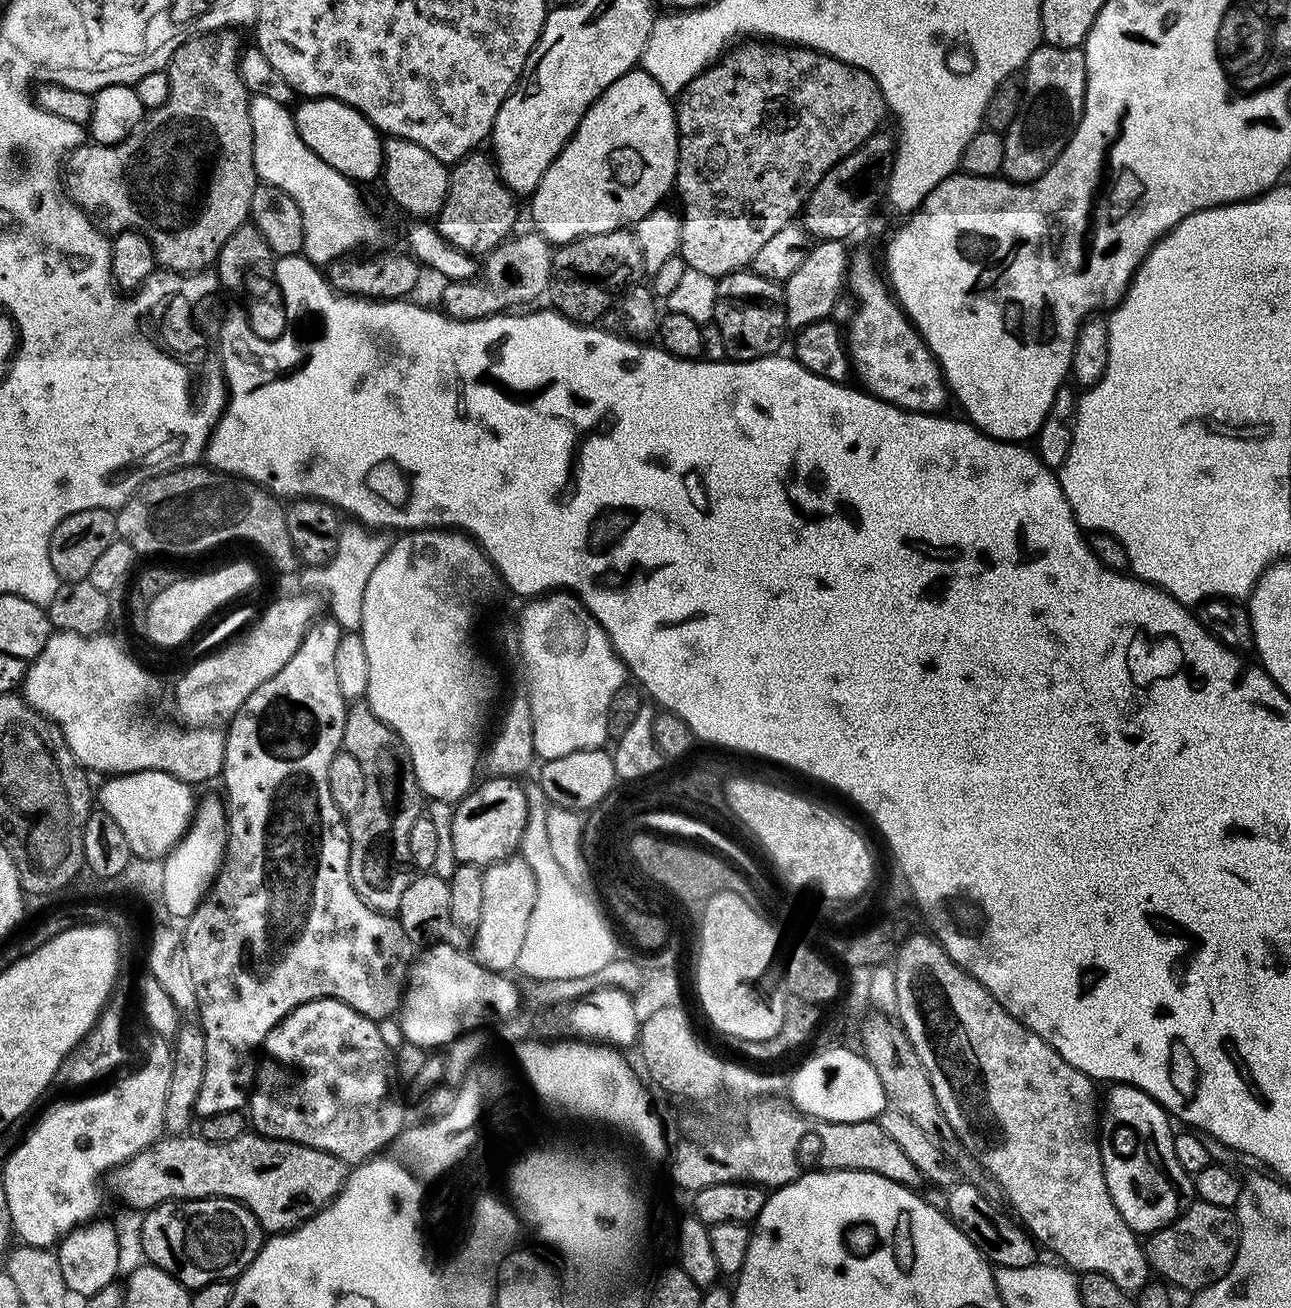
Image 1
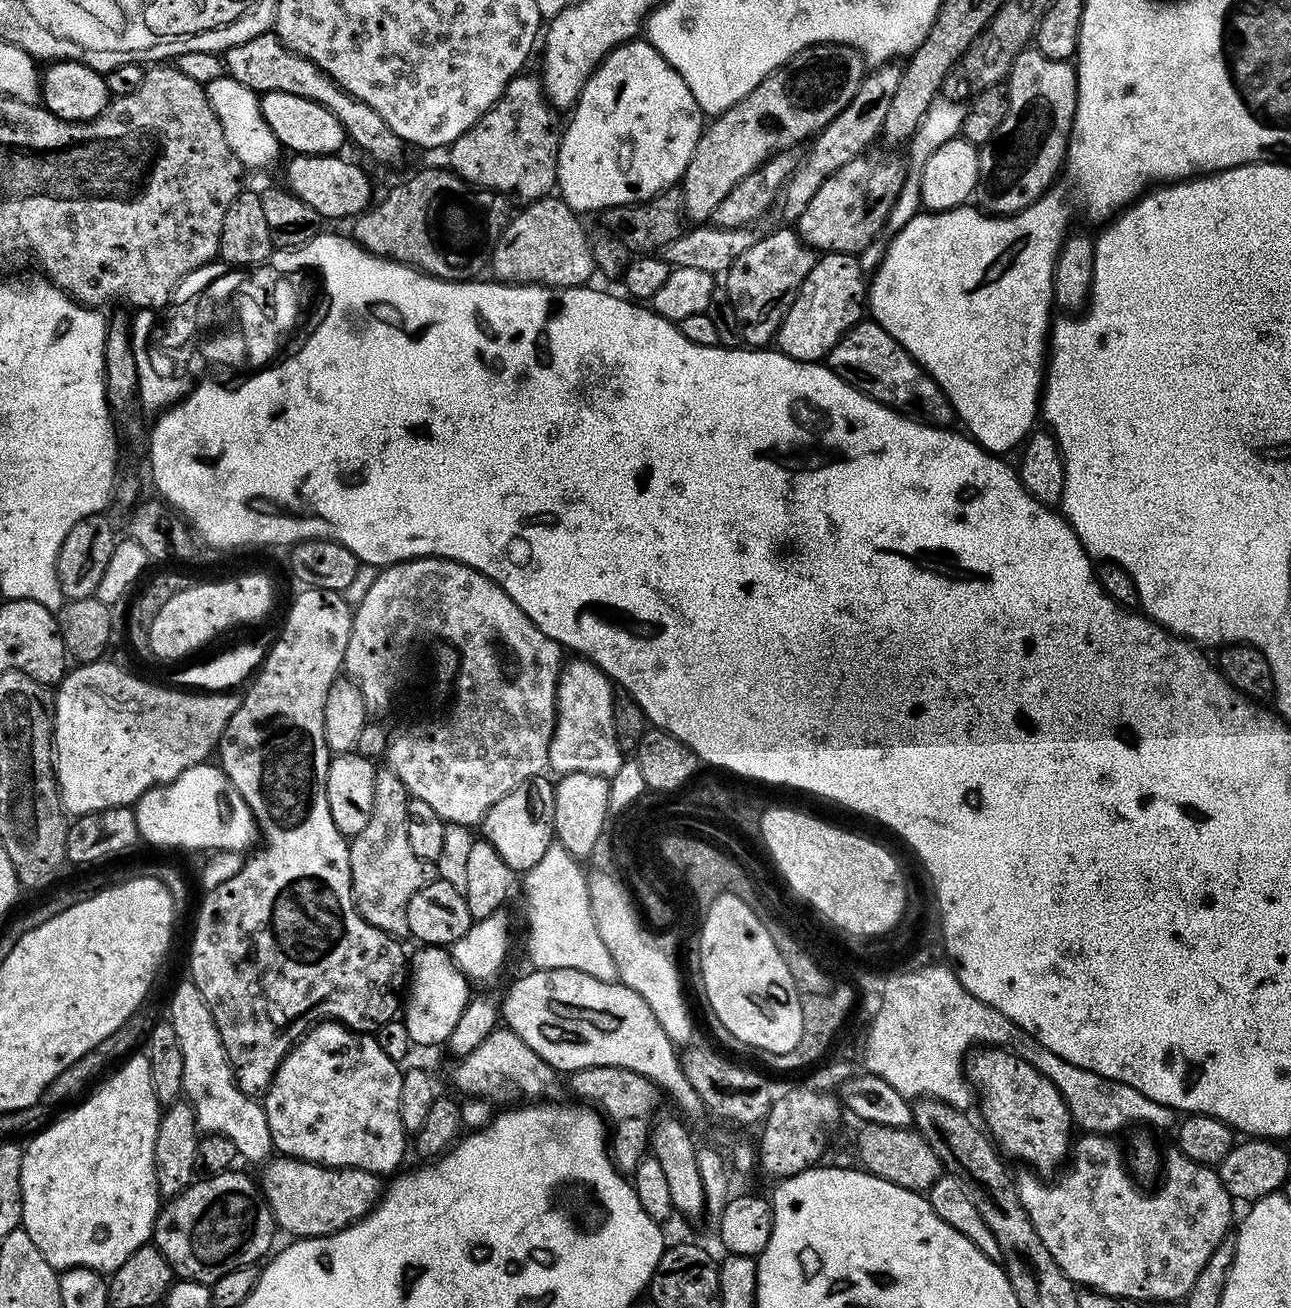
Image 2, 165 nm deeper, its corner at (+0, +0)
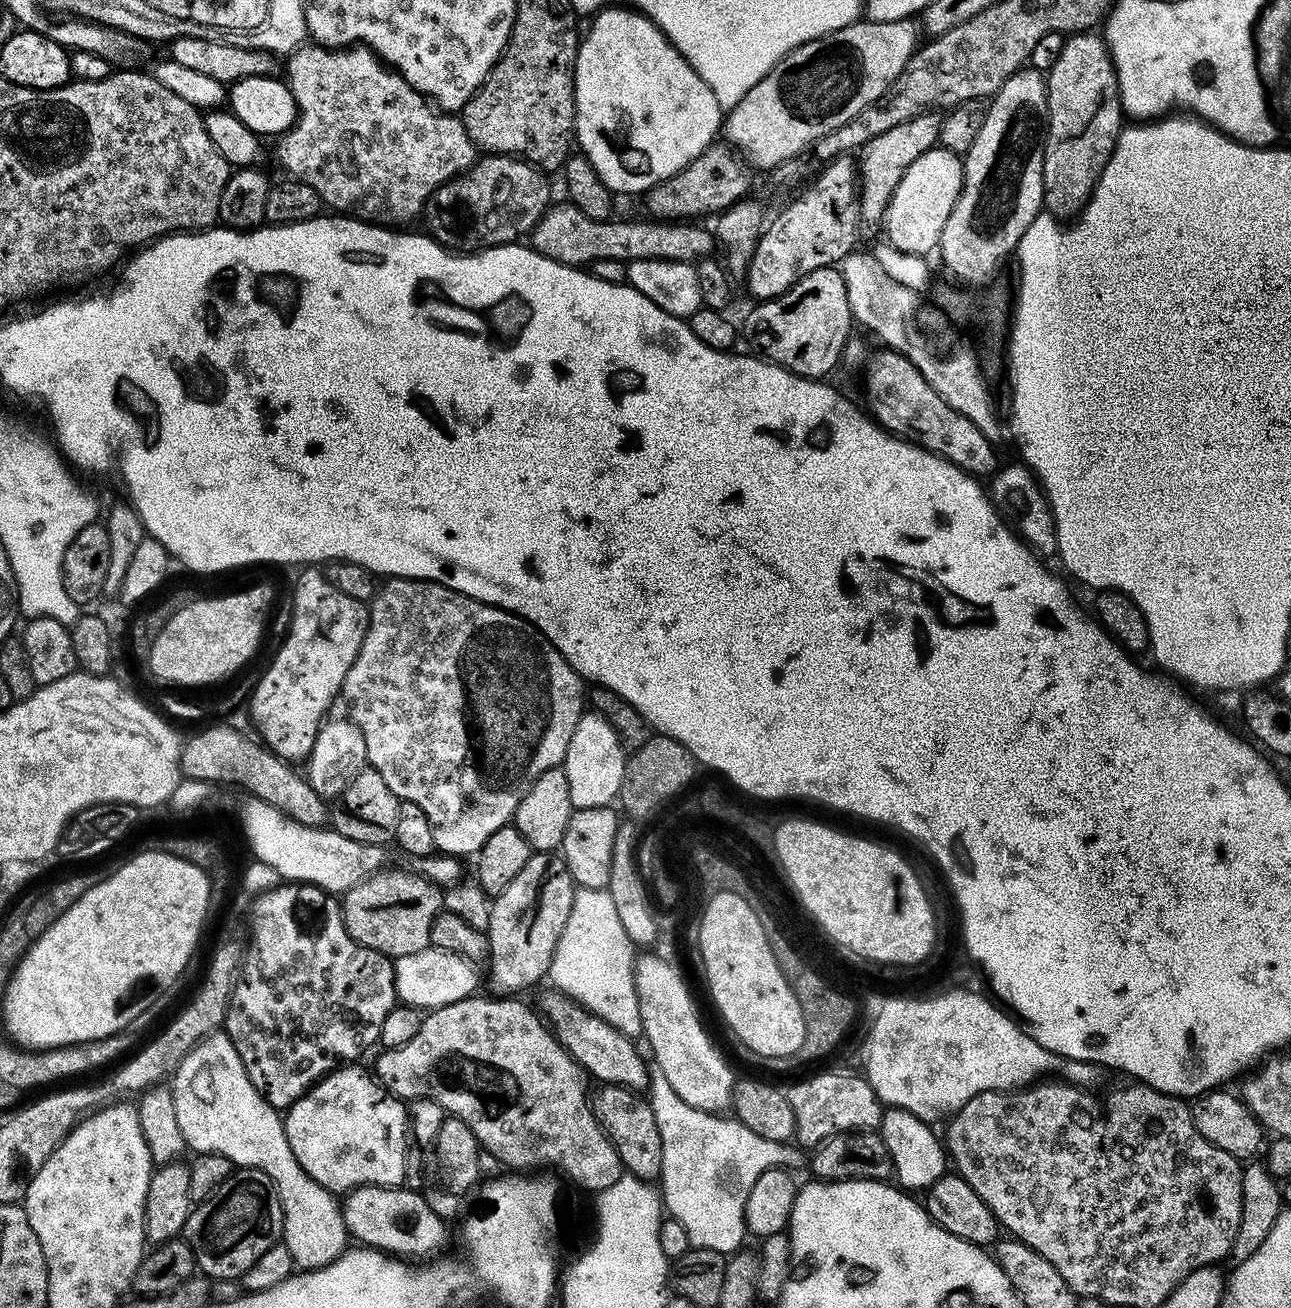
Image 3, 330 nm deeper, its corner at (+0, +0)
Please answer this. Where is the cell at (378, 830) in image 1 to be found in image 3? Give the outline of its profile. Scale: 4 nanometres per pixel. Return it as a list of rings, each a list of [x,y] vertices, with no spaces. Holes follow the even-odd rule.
[[[385,867],[360,880],[342,896],[344,925],[356,944],[370,950],[378,950],[383,956],[395,958],[406,954],[418,954],[432,943],[430,930],[434,918],[444,908],[444,892],[436,884],[416,870],[403,872],[400,868]]]

